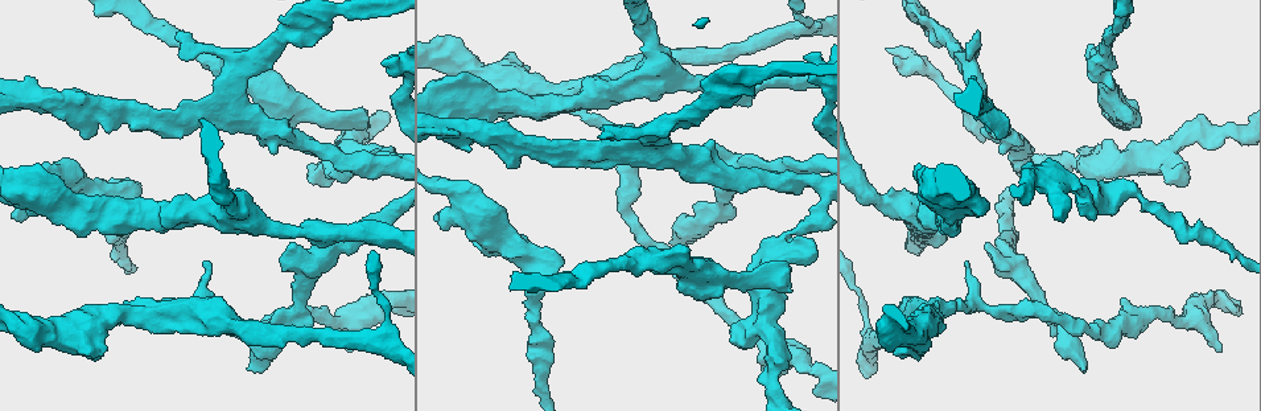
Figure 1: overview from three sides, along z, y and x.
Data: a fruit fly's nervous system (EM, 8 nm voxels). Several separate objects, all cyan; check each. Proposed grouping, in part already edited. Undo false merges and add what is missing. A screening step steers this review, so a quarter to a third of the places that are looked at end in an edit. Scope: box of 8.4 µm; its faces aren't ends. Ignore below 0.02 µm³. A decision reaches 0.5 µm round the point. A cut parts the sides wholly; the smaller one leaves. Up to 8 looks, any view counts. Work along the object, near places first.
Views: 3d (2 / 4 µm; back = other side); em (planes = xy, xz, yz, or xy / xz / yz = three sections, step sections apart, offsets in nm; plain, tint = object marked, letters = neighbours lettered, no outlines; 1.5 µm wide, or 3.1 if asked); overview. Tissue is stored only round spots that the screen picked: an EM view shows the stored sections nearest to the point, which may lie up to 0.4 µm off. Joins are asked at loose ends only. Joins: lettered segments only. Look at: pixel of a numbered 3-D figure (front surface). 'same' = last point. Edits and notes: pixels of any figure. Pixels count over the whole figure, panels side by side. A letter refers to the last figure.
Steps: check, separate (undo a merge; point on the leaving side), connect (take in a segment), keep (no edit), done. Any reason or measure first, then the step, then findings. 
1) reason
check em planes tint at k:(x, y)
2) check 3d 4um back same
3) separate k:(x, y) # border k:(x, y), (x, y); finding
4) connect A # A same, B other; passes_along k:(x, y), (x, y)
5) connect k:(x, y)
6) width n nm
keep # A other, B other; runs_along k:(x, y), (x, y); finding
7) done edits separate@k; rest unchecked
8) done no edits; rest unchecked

free end
check em planes tint at 1:(1125, 300)

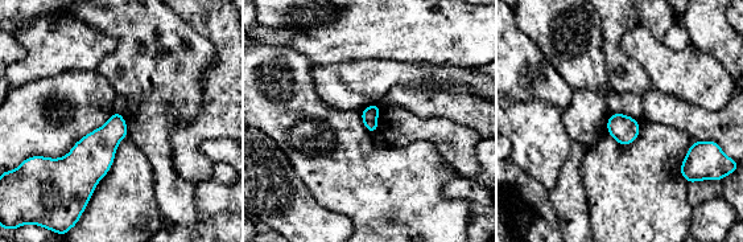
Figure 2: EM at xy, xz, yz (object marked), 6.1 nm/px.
check em planes letters same

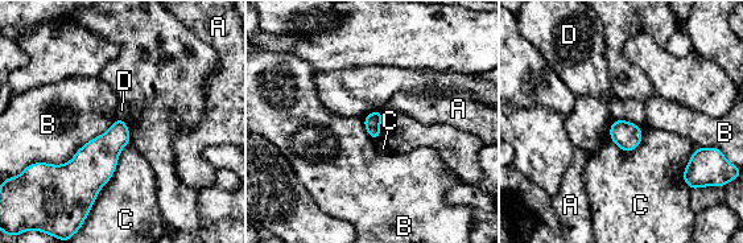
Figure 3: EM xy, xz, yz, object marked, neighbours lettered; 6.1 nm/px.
keep # A other, B other, C other, D other; none of them fits

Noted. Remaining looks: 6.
check em xy step 4 letters at 1:(1059, 219)

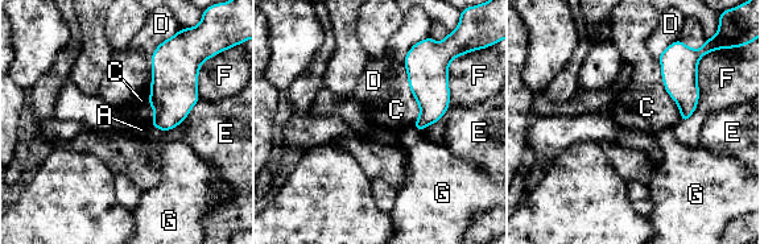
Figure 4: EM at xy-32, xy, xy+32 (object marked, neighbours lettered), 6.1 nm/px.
another direction
check em planes letters same

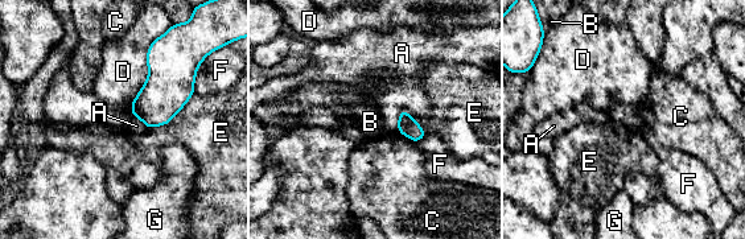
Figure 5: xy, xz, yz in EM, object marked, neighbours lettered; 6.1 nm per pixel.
keep # A other, B other, C other, D other, E other, F other, G other; border 5:(194, 94), (169, 122), (148, 128); none of them fits

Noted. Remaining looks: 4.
free end
check em xy step 8 letters at 1:(358, 108)

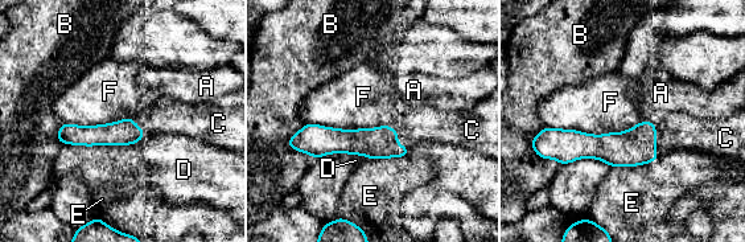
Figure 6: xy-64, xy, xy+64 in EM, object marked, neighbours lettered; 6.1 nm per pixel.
check em planes letters same

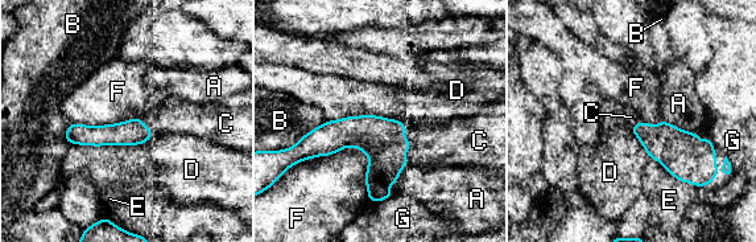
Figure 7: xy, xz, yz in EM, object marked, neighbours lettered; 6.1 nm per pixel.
width 120 nm; longest_contact D 500 nm
connect C # A other, B other, C same, D other, E other, F other, G other; it goes on there

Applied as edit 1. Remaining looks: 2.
done edits connect@7; rest unchecked

